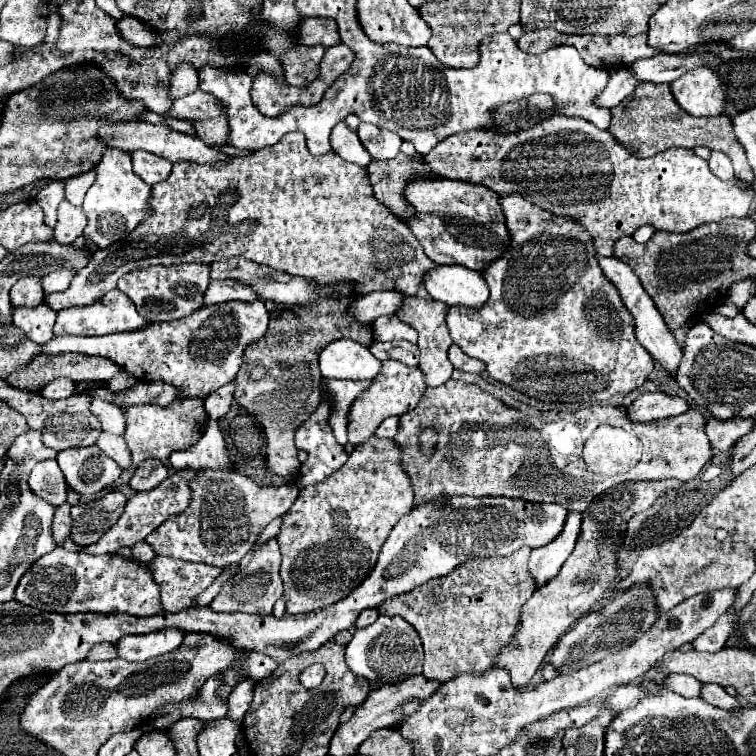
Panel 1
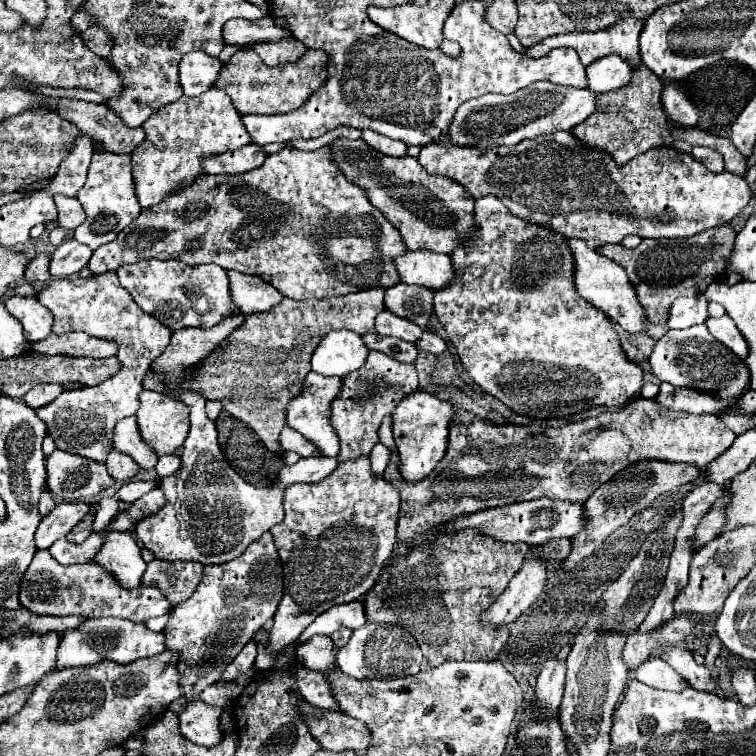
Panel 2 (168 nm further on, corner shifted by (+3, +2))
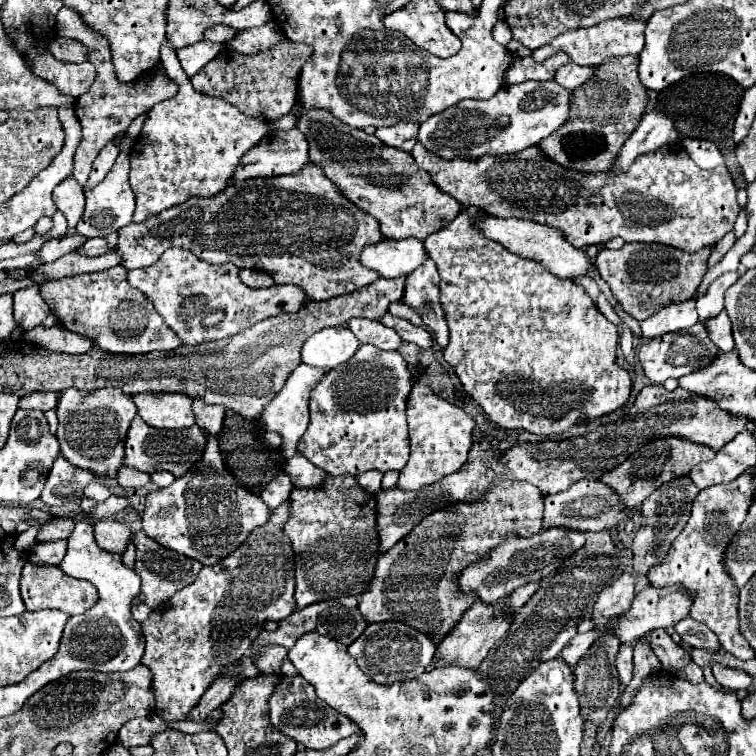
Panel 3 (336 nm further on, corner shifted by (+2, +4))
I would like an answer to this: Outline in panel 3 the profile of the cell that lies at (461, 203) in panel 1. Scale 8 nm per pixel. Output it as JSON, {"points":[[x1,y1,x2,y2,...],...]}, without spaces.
{"points":[[299,99,295,101,293,111,299,111,297,129,303,131,303,135,307,135,309,161,321,167,323,175,327,175,327,179,331,179,335,187,339,187,345,199,355,203,361,211,371,213,379,221,379,229,385,239,415,237,419,241,425,241,427,235,443,229,447,223,451,223,459,215,461,205,455,199,451,199,451,195,439,191,433,185,427,171,415,167,415,161,411,159,409,153,395,149,395,147,387,147,383,141,379,141,375,135,367,135,363,129,353,129,345,125,343,121,331,117,331,111,323,111,323,109,303,111,303,107,299,107]]}

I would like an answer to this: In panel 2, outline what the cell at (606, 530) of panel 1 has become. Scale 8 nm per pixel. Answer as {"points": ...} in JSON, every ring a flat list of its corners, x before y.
{"points":[[638,461,638,463,630,465,630,467,626,467,624,471,620,471,618,475,614,475,608,483,600,485,590,495,590,499,584,503,586,527,582,529,582,533,572,537,574,549,570,551,566,561,562,561,562,569,568,573,574,567,578,567,580,563,584,563,594,553,596,545,602,543,604,539,608,539,608,535,612,531,616,531,618,527,626,525,636,513,640,513,646,507,650,507,652,501,658,499,660,495,678,491,678,487,692,483,698,475,700,475,700,469,694,467,694,465,664,463,664,461]]}

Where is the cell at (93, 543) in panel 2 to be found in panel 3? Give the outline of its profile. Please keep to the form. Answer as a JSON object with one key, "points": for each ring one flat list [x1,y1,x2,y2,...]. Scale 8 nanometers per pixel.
{"points":[[53,541,53,543,37,543,31,549,29,563,41,563,41,565,59,565,63,555,67,551,65,541]]}

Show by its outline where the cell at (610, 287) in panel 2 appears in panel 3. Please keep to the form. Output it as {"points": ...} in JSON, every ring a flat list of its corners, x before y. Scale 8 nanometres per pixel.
{"points":[[489,215,479,219,477,227,479,227,483,237,501,243,503,247,507,247,511,253,515,253,519,257,525,257,525,259,541,263,547,271,551,271,557,277,573,279,575,275,587,275,587,269,593,265,589,261,587,253,583,253,581,249,577,249,571,243,567,243,563,239,563,235,555,227,545,227,545,225,533,223,533,221,527,221,527,219,517,219,517,217,499,219,499,217,489,217]]}

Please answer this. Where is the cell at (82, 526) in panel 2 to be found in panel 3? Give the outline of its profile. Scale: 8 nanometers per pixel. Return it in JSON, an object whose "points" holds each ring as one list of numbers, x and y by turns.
{"points":[[57,519,55,523,49,523,49,525,43,525,37,533,37,543,47,543,47,541,59,541,59,539,67,539,69,533,73,531,73,525,75,521,71,519]]}

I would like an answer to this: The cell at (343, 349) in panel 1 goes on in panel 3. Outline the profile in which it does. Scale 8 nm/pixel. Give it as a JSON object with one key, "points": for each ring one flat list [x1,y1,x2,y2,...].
{"points":[[325,327,303,343,301,361,329,371,351,359,357,347,359,341,347,327]]}

